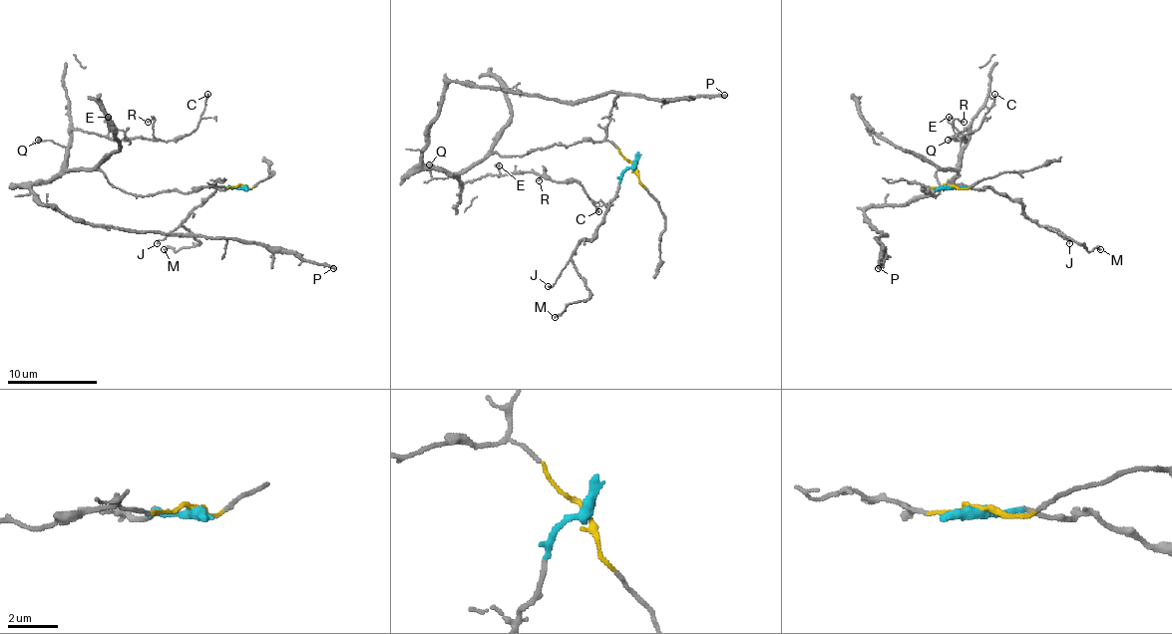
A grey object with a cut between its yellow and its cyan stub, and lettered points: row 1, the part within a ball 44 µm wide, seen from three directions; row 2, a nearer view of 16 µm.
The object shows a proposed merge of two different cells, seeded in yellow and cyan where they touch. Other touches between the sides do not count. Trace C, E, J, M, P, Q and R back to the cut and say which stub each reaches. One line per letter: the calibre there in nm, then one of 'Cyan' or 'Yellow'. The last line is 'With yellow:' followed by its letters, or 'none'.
C: Thickness 140 nm. Yellow
E: Thickness 150 nm. Yellow
J: Thickness 100 nm. Cyan
M: Thickness 180 nm. Cyan
P: Thickness 240 nm. Yellow
Q: Thickness 100 nm. Yellow
R: Thickness 90 nm. Yellow
With yellow: C, E, P, Q, R

